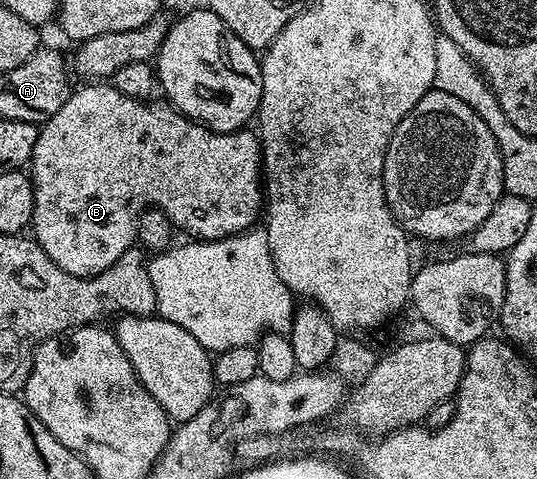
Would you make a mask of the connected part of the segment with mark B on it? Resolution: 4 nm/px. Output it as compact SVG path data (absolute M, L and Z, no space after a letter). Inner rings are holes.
M89 82L78 90L70 91L67 102L51 114L51 118L40 125L33 159L31 161L31 179L33 181L33 193L35 194L35 210L33 211L33 222L31 225L32 239L67 274L72 276L98 276L103 270L113 267L118 258L134 247L137 239L137 219L146 208L158 208L167 214L174 229L186 232L186 237L194 241L202 240L226 240L229 236L237 236L241 232L248 232L254 227L257 215L263 212L263 165L261 162L261 141L256 131L242 130L239 132L212 132L204 124L187 118L178 112L172 104L160 102L146 102L136 100L130 96L124 96L118 88L114 88L109 82Z

